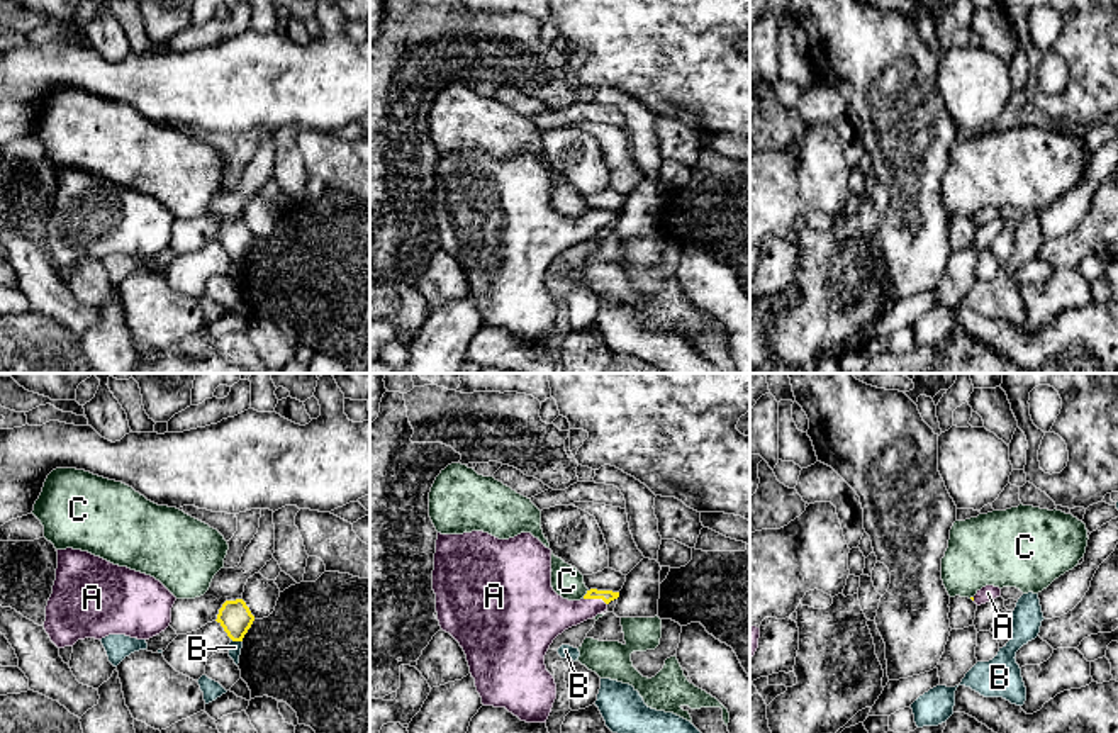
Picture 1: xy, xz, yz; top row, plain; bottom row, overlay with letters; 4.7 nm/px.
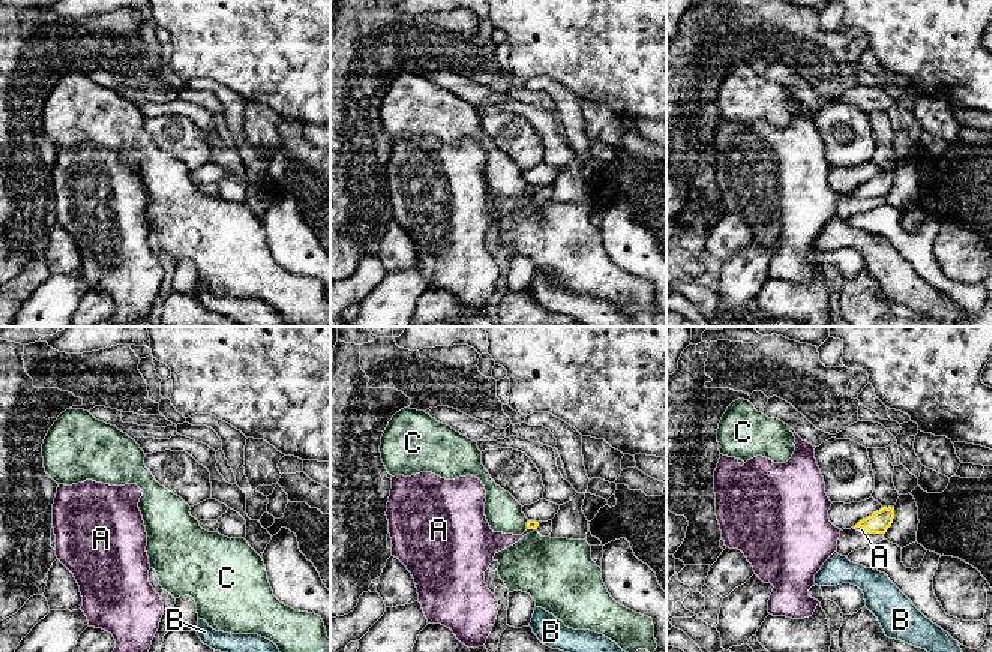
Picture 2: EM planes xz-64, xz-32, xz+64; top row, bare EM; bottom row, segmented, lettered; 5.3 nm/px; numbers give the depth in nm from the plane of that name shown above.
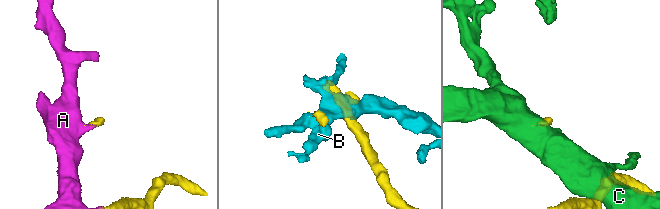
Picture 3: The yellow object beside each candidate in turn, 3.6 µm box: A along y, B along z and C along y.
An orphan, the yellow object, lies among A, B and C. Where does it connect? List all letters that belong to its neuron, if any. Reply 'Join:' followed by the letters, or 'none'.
Join: A

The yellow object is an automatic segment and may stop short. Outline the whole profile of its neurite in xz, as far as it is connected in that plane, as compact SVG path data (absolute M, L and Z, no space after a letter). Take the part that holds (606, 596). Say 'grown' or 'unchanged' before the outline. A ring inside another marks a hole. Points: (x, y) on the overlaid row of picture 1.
grown; M484 531L438 533L433 590L439 626L463 648L482 704L506 708L526 723L546 723L556 699L555 679L545 665L545 655L553 640L565 629L607 611L607 604L619 597L619 592L597 589L587 590L580 601L558 596L551 587L551 550L531 533L521 533L509 540L499 540Z

